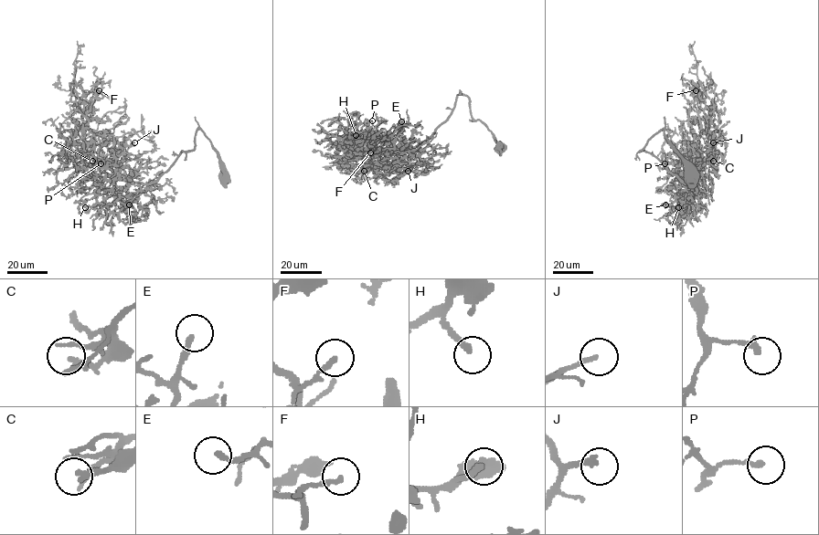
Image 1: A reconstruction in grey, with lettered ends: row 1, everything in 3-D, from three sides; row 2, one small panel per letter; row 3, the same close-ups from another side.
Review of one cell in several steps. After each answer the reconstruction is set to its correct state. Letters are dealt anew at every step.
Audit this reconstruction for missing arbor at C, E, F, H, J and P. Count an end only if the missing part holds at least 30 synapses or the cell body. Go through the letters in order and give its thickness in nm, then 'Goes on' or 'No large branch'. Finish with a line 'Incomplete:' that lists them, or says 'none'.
C: Thickness 200 nm. No large branch
E: Thickness 190 nm. Goes on
F: Thickness 180 nm. No large branch
H: Thickness 240 nm. Goes on
J: Thickness 180 nm. Goes on
P: Thickness 220 nm. No large branch
Incomplete: E, H, J

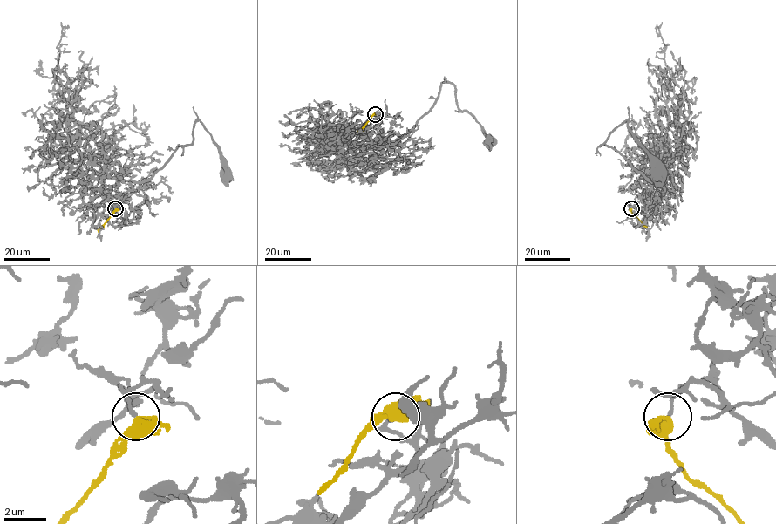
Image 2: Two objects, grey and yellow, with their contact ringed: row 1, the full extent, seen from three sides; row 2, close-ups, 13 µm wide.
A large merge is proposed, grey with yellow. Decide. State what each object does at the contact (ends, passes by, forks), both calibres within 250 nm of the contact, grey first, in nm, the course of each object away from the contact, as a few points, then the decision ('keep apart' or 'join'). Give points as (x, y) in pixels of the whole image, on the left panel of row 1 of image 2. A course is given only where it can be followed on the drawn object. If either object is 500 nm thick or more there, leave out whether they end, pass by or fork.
grey ends; yellow passes by; calibres 160 and 400 nm; course grey (115, 208), (97, 211), (105, 199), (125, 200), (179, 145), (189, 146), (199, 120), (217, 147), (225, 174); course yellow (115, 208), (98, 232); keep apart

